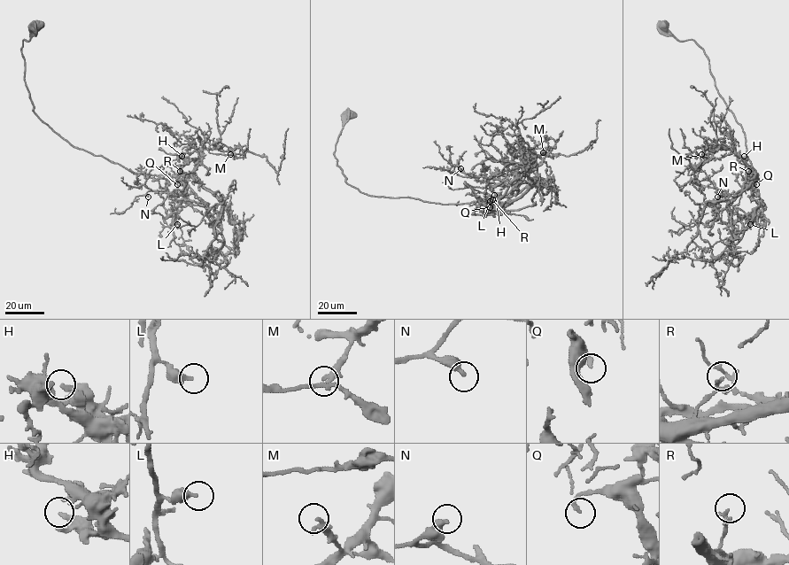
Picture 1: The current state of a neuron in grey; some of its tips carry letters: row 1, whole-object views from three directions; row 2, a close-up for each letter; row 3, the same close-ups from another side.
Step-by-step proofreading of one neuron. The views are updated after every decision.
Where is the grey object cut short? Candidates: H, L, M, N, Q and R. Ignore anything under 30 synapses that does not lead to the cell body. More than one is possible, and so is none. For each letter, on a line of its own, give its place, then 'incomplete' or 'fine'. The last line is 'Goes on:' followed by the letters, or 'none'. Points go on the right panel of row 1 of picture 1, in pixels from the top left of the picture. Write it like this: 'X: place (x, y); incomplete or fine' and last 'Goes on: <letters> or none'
H: place (744, 156); fine
L: place (750, 224); fine
M: place (701, 154); fine
N: place (717, 197); fine
Q: place (756, 184); fine
R: place (748, 171); fine
Goes on: none

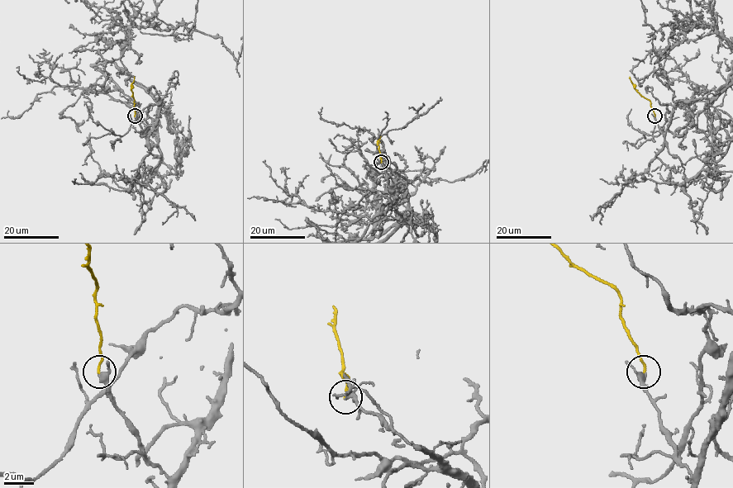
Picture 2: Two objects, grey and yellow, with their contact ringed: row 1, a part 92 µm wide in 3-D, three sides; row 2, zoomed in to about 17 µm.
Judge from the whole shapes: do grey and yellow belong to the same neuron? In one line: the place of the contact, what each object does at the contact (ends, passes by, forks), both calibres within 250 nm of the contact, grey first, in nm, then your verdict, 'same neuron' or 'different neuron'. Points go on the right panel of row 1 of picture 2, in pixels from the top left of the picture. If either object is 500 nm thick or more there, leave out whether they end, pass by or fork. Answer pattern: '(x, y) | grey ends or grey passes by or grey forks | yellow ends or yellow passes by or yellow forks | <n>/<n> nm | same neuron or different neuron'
(654, 116) | grey passes by | yellow ends | 280/150 nm | same neuron

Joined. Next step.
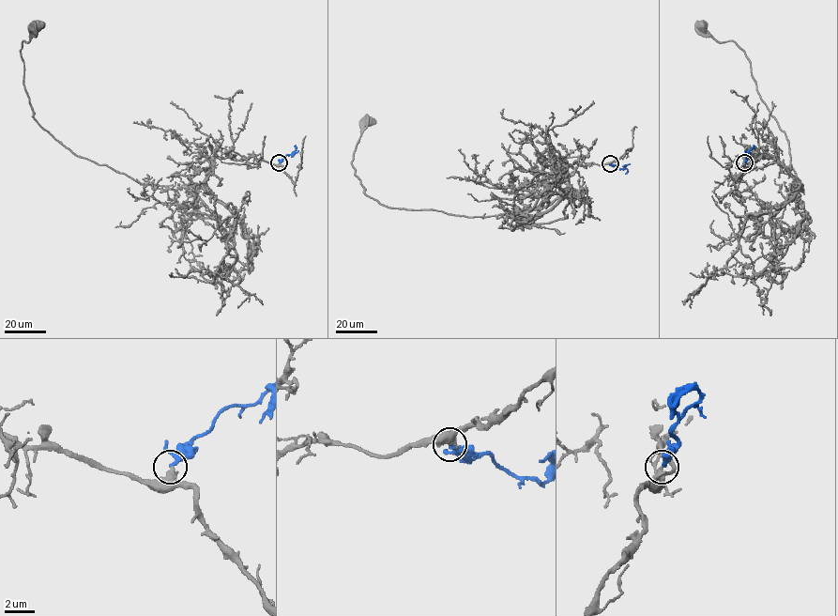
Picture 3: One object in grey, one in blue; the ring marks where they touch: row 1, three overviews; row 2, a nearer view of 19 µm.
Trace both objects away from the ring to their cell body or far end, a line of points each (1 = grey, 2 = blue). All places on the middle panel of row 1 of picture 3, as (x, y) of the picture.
1: (610, 163), (579, 164), (544, 194), (528, 221), (388, 207), (364, 192), (352, 165), (367, 121)
2: (610, 163), (626, 168), (625, 174)

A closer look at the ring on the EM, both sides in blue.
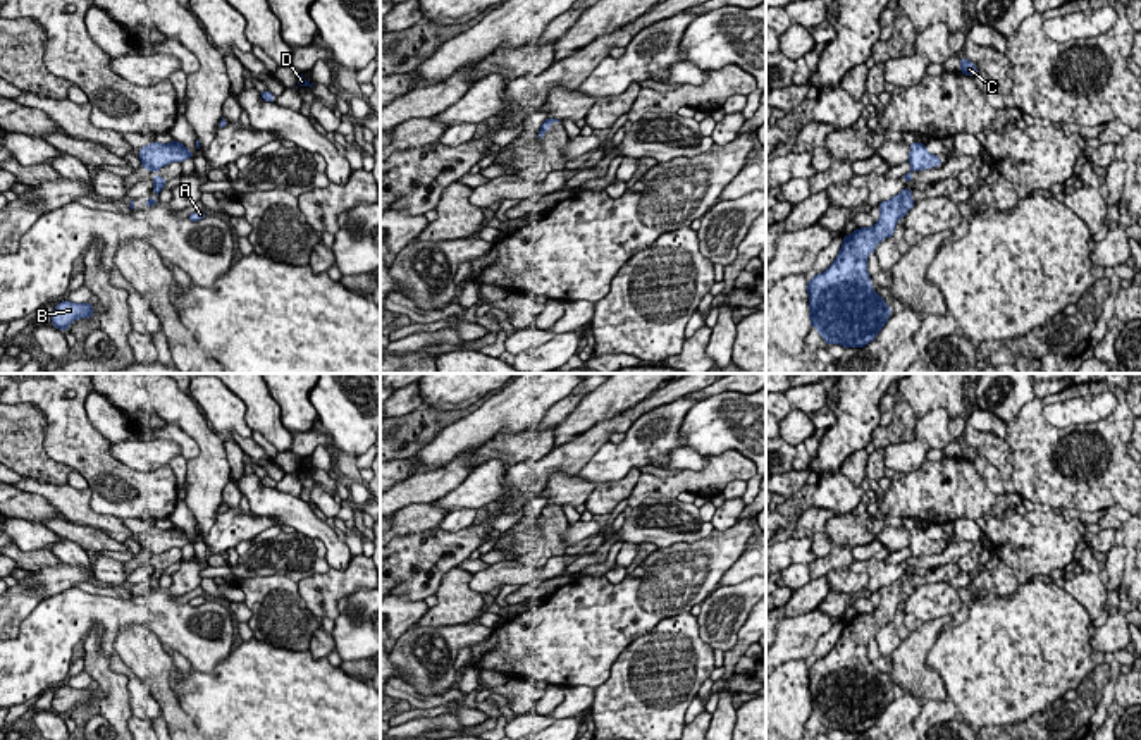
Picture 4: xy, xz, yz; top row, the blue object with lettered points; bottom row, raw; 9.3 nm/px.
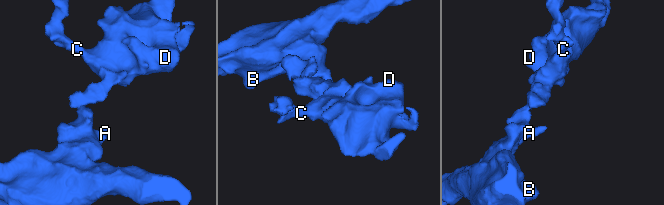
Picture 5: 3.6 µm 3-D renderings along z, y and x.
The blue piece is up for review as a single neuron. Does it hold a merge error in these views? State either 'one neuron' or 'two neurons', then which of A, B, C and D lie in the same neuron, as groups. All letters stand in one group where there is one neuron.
two neurons; A B / C D

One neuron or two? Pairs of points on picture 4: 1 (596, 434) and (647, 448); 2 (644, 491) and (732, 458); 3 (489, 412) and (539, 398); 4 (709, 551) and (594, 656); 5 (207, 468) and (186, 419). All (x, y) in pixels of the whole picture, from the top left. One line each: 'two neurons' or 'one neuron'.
1: two neurons
2: one neuron
3: one neuron
4: one neuron
5: one neuron

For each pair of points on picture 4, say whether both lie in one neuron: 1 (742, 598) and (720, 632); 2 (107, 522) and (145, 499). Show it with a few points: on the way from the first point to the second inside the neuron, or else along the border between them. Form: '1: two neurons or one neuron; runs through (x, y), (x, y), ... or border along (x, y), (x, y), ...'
1: one neuron; runs through (733, 606), (720, 623)
2: two neurons; border along (90, 487), (90, 506), (95, 511), (121, 518)

